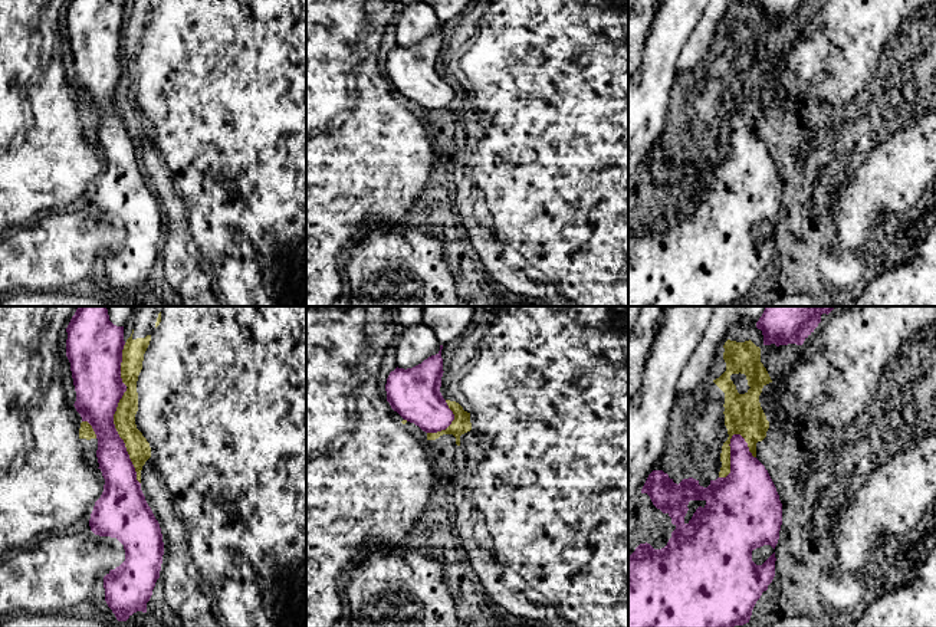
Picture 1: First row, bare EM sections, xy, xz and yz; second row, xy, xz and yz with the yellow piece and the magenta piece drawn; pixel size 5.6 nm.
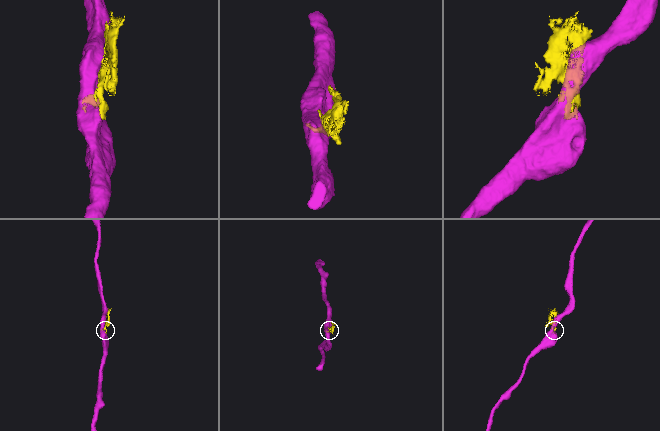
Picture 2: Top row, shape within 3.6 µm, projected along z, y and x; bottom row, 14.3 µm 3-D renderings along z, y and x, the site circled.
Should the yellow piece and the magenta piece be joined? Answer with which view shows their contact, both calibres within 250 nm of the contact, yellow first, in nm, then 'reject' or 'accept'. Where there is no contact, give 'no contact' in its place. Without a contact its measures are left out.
xy | 130/240 nm | reject

